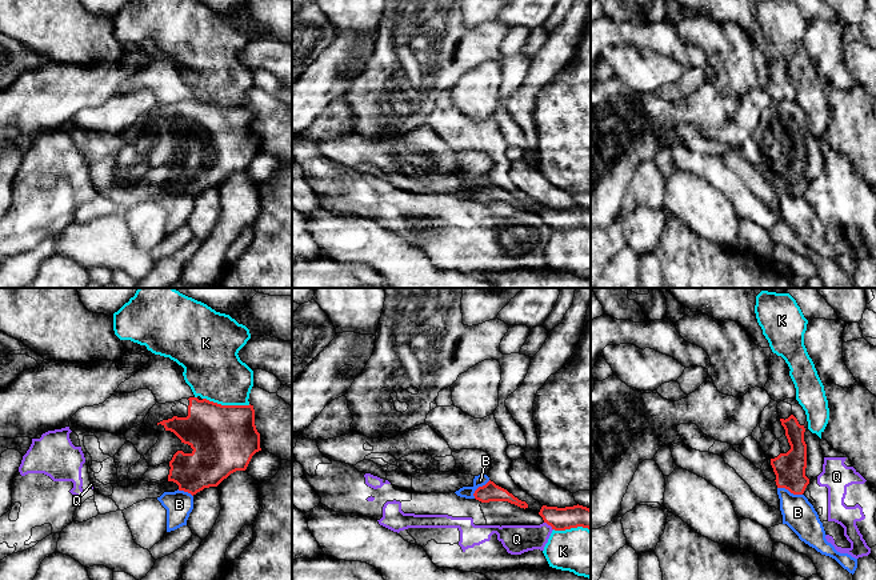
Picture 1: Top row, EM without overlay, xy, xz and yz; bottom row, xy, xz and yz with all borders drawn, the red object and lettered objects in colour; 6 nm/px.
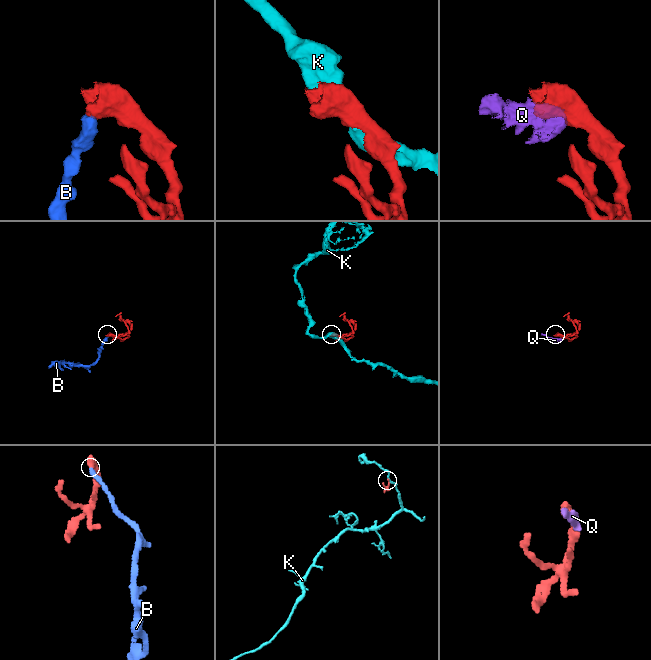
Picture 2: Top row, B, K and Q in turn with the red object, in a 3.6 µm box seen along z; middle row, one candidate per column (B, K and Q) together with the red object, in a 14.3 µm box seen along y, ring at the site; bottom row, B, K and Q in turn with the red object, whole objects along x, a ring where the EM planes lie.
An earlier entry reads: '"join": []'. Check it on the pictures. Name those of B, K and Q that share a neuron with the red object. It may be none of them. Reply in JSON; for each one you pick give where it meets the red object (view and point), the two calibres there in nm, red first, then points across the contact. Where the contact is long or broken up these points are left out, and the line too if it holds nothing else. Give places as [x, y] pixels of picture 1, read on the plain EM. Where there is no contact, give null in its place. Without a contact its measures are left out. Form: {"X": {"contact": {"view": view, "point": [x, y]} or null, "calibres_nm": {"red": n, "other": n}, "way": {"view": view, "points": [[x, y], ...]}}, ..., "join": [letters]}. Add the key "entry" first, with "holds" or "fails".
{"entry": "holds", "join": []}

